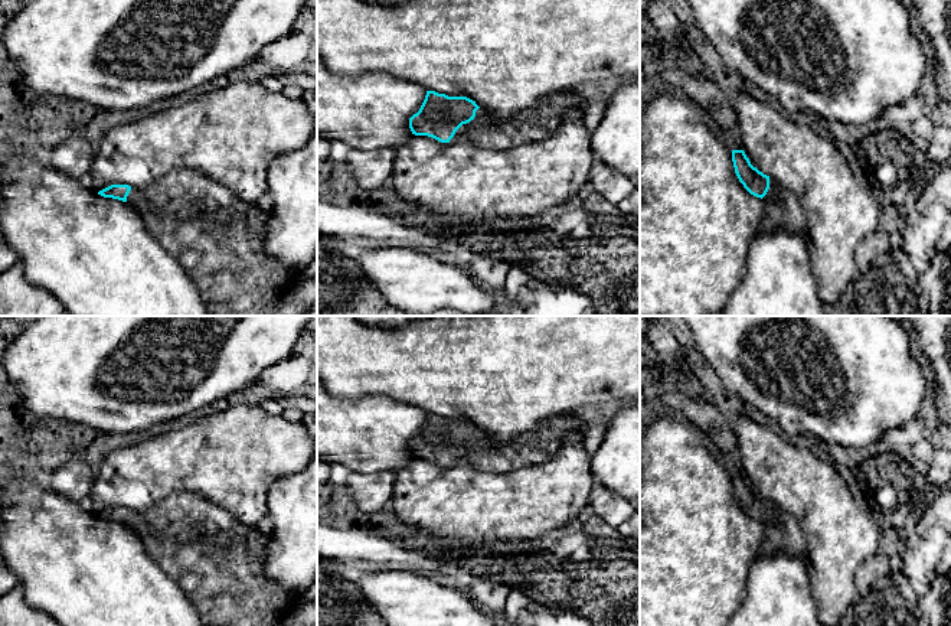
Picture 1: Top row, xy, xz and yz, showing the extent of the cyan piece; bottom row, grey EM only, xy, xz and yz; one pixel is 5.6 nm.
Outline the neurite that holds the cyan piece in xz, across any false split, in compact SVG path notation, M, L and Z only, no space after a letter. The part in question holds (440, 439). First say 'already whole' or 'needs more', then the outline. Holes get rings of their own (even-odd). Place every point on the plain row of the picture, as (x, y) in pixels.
needs more; M427 414L416 437L409 441L415 459L428 459L441 466L458 460L490 473L507 473L549 462L563 446L569 431L579 430L573 414L562 414L536 423L530 430L496 440L467 420L448 420Z

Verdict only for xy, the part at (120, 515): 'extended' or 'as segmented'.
extended

